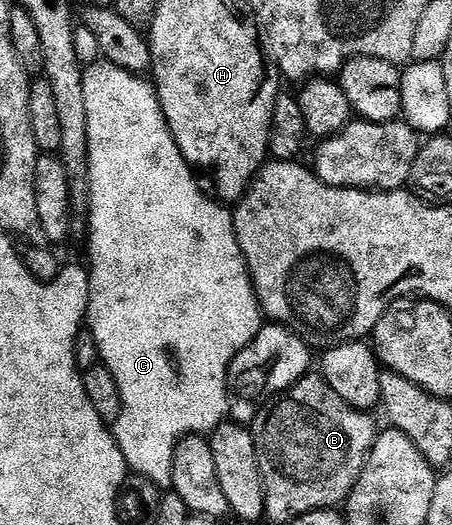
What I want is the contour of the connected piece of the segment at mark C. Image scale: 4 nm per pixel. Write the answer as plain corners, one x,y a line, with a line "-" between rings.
94,63
85,70
83,99
87,99
87,139
89,140
89,223
87,226
87,242
89,241
89,261
87,260
87,268
89,270
89,312
87,314
87,329
88,332
92,333
95,343
99,347
99,355
101,356
100,364
107,366
111,371
111,375
115,375
115,383
119,383
119,395
123,395
123,411
111,428
113,430
113,438
117,440
119,447
123,451
123,459
125,460
126,466
128,466
136,476
151,479
160,489
165,491
173,484
173,460
175,459
175,451
177,450
178,443
185,437
212,434
213,430
219,428
226,420
229,412
227,387
228,368
231,365
231,361
255,339
257,333
263,326
263,314
261,312
261,304
259,304
257,296
255,295
253,280
249,278
249,264
245,261
243,251
239,247
239,239
235,235
232,212
230,212
220,200
212,199
213,201
209,201
208,195
197,186
197,181
193,178
194,170
179,151
179,147
175,143
175,139
169,130
169,124
165,121
165,116
161,110
161,101
157,98
157,90
148,80
146,80
147,82
144,80
146,80
144,76
108,63

